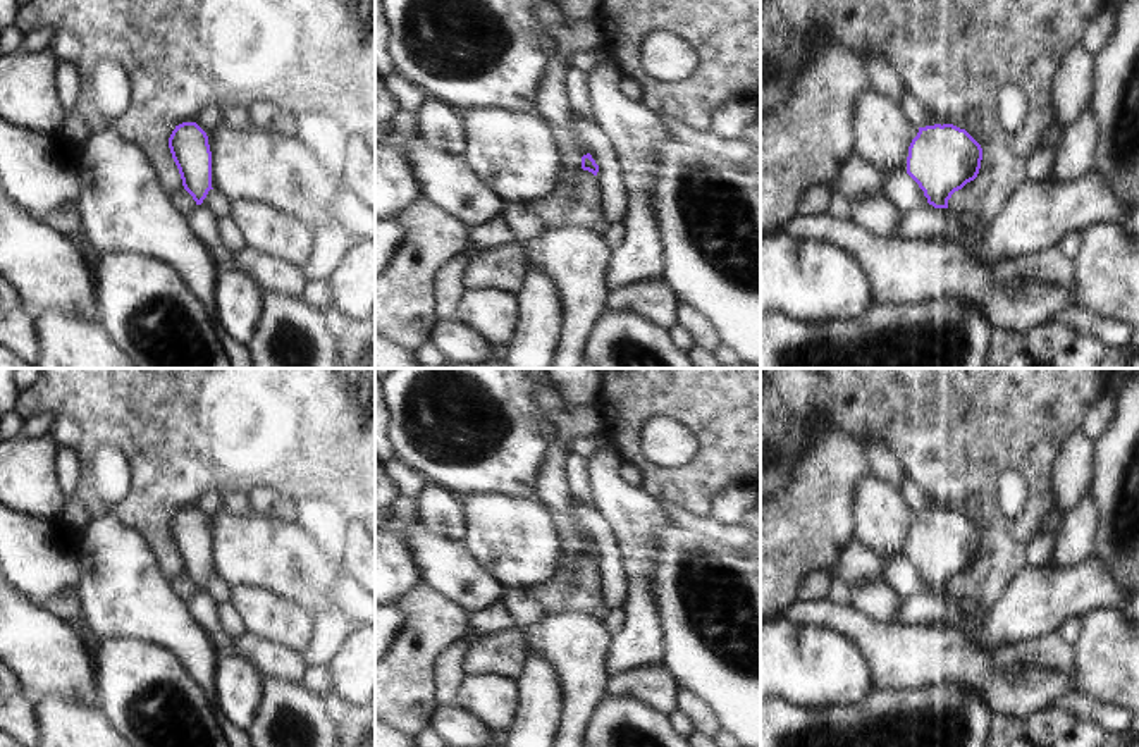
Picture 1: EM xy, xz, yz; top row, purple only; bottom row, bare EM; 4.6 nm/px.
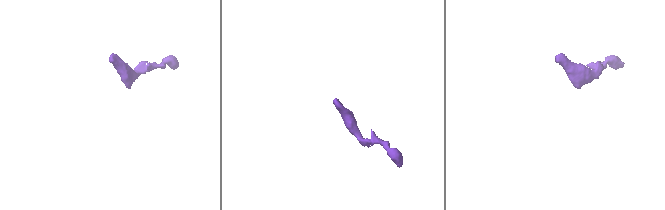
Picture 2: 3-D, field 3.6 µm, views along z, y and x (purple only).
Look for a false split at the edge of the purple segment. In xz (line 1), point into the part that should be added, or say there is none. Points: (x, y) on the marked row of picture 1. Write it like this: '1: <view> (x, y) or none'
1: none

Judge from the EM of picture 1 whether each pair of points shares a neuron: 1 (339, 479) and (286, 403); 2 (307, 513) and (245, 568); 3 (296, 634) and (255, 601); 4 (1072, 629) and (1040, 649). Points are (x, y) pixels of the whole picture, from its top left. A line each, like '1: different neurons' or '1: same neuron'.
1: same neuron
2: different neurons
3: same neuron
4: different neurons

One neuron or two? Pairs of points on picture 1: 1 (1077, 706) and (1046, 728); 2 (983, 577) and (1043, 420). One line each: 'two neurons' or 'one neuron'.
1: two neurons
2: one neuron

